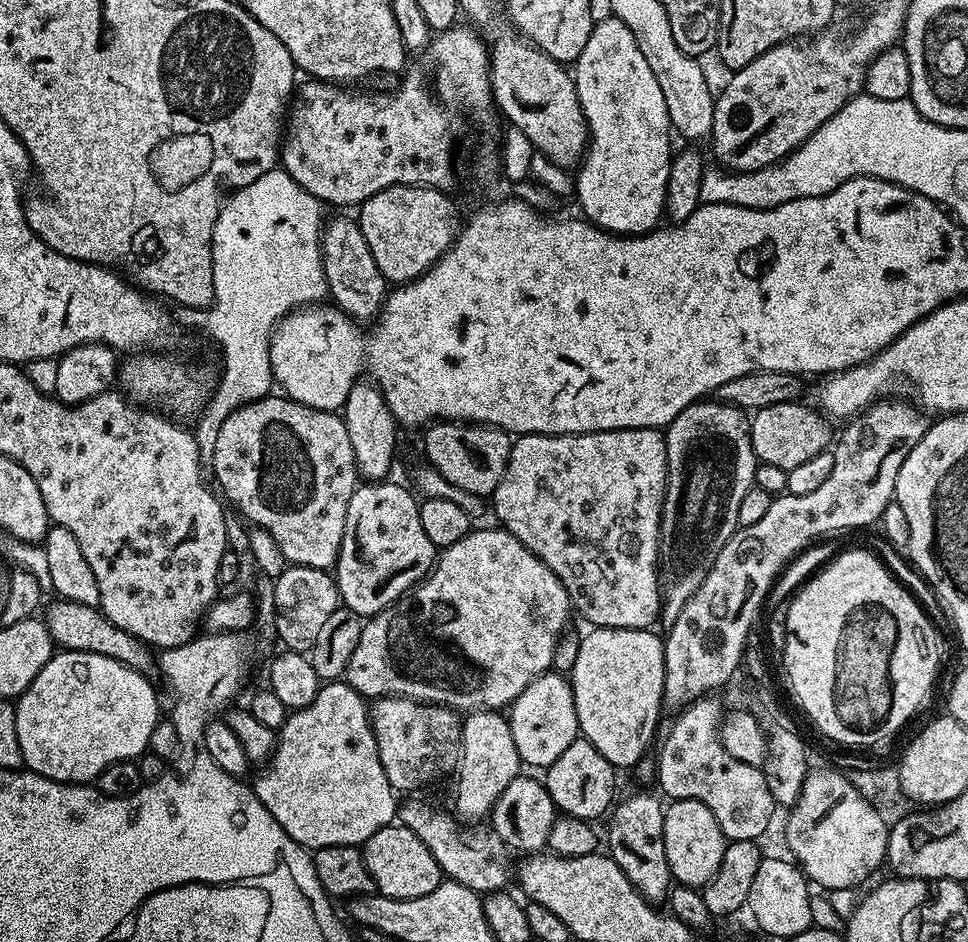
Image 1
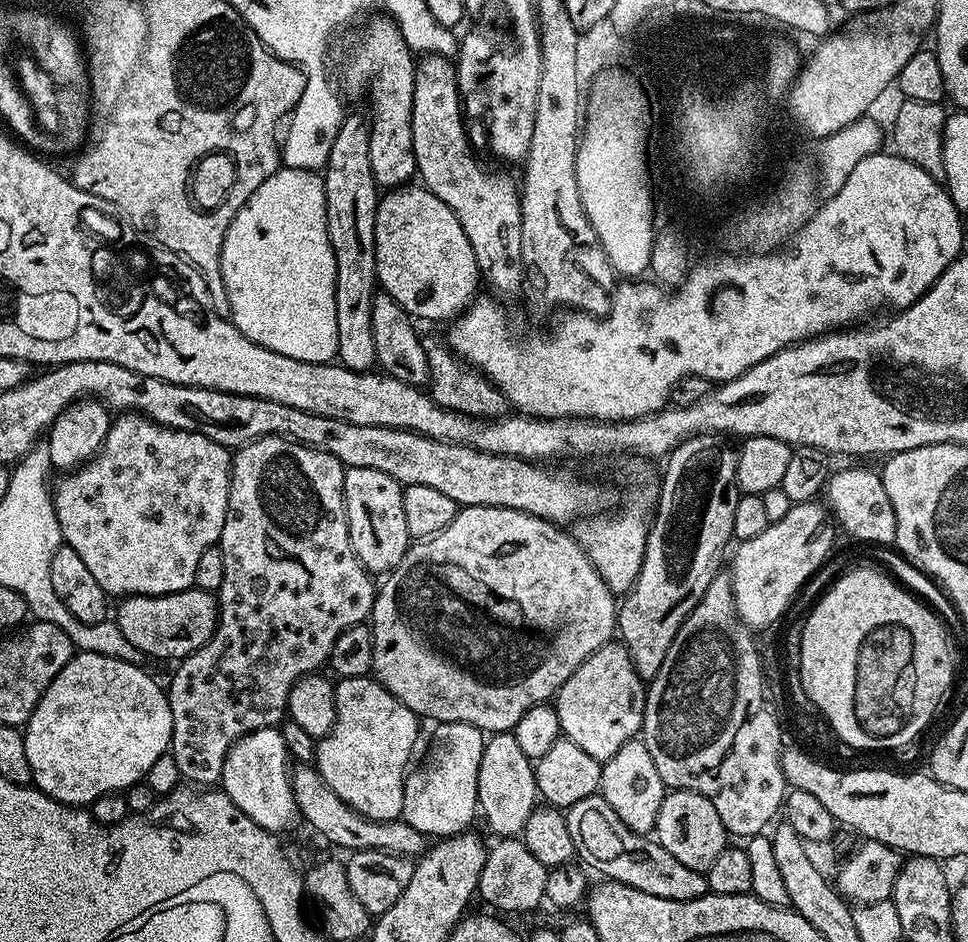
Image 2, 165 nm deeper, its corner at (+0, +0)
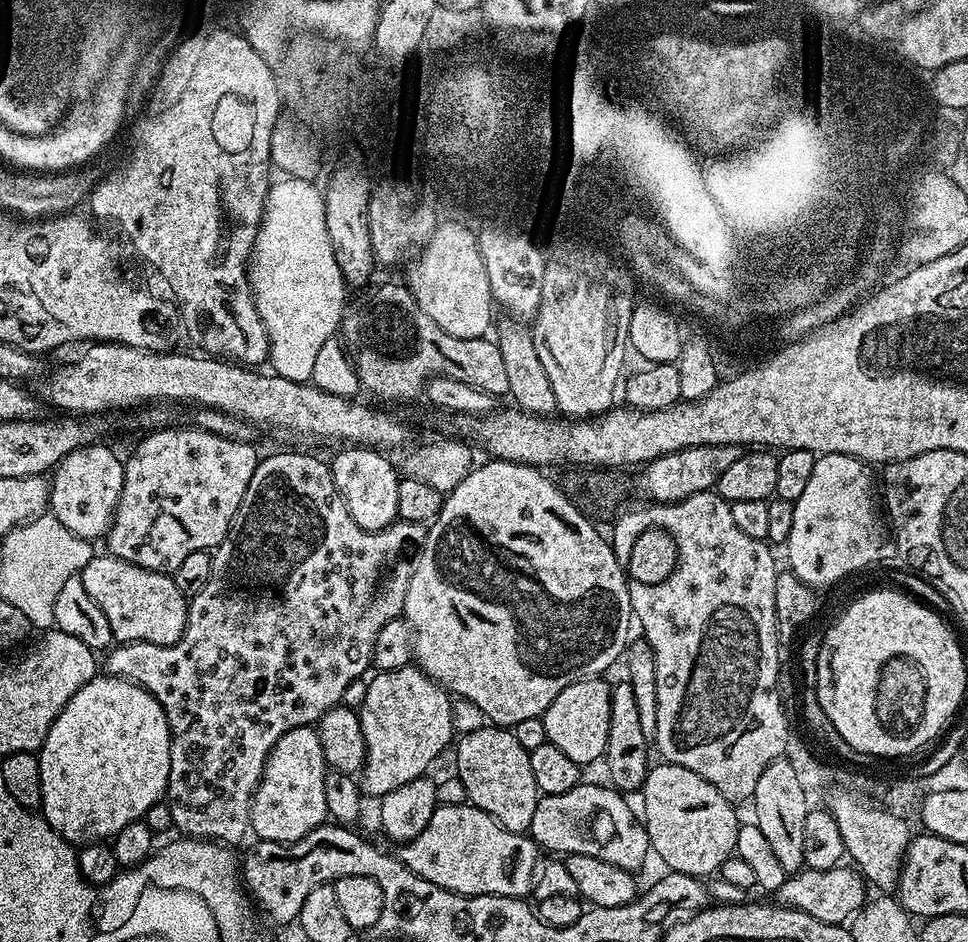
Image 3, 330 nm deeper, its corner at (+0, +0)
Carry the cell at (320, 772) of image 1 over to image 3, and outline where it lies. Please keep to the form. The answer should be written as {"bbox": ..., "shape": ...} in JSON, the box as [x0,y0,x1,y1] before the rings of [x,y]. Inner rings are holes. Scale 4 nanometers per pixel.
{"bbox":[358,666,454,798],"shape":[[[415,666],[376,672],[373,677],[364,692],[364,701],[358,704],[362,738],[366,742],[364,767],[359,773],[358,784],[367,795],[369,792],[373,798],[379,798],[425,775],[436,756],[443,754],[448,743],[453,743],[454,700]]]}

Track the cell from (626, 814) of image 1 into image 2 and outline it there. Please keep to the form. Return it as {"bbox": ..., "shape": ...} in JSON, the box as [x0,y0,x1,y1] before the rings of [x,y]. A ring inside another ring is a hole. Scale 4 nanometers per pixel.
{"bbox":[598,738,666,834],"shape":[[[629,738],[622,750],[614,752],[609,760],[603,761],[598,795],[611,806],[614,814],[618,814],[618,818],[622,818],[622,822],[626,822],[626,826],[630,826],[632,832],[648,834],[655,829],[666,789],[643,739]]]}

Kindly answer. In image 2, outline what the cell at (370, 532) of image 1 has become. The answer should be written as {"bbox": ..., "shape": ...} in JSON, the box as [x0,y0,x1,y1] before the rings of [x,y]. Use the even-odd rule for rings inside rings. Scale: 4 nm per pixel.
{"bbox":[344,468,410,574],"shape":[[[350,468],[344,474],[344,509],[354,554],[373,574],[387,574],[402,562],[410,547],[401,484],[382,470]]]}

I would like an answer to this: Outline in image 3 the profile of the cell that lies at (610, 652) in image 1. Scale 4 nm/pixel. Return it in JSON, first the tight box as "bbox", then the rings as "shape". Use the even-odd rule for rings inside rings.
{"bbox":[542,678,612,762],"shape":[[[604,678],[576,680],[550,706],[542,717],[548,735],[547,743],[556,744],[577,762],[599,761],[604,753],[604,738],[610,734],[610,694],[612,684]]]}

